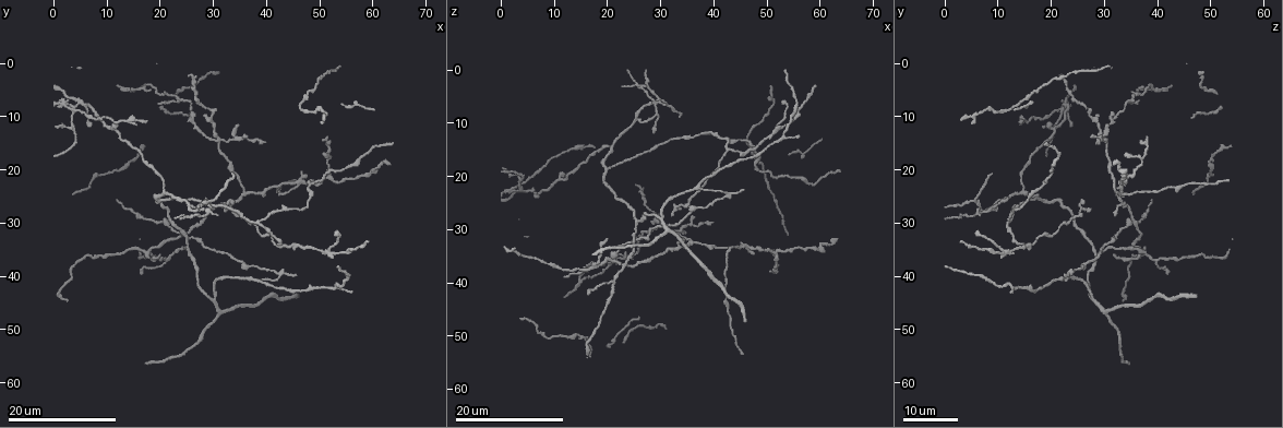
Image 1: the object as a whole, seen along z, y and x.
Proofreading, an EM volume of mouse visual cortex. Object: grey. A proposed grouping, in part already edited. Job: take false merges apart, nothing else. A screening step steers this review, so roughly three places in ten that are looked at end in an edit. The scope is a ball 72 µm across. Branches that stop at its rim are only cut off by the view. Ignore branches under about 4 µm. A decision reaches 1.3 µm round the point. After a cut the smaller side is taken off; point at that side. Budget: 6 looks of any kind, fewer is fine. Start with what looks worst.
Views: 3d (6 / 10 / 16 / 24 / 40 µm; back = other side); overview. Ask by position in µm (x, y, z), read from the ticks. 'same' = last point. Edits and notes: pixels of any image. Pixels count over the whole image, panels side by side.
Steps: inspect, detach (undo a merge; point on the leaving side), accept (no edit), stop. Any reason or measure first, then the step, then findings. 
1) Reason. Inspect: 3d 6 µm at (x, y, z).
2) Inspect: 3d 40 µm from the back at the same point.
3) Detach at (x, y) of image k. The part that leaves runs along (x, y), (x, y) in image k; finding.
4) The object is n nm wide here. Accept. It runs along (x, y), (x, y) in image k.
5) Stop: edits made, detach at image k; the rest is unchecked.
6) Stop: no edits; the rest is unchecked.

Four arms meet. Inspect: 3d 24 µm at (3.5, 8.5, 22.0).

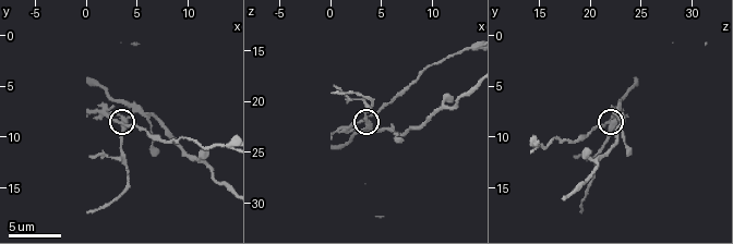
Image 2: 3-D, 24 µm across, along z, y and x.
Inspect: 3d 6 µm at (3.6, 8.8, 22.0).

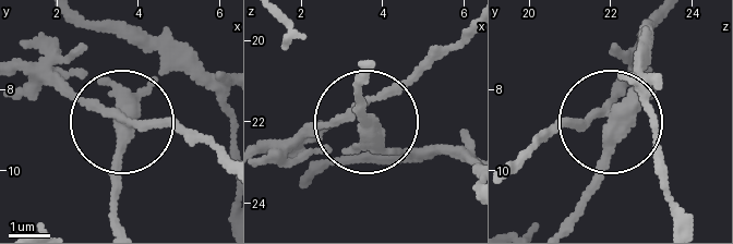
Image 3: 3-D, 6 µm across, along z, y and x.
The side arm is 12 µm long. Detach at (71, 94) of image 3. The part that leaves runs along (127, 102), (136, 119), (220, 147) in image 3; a second neuron is stuck on.

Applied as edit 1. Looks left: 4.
Small branch off a trunk. Inspect: 3d 24 µm at (21.0, 37.5, 40.0).

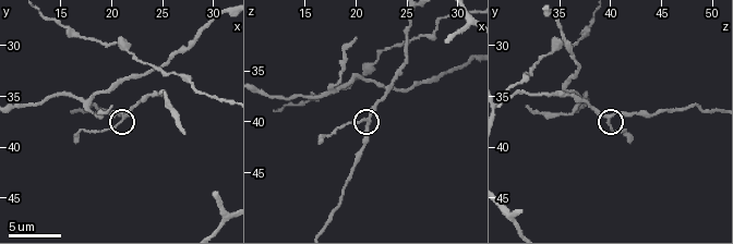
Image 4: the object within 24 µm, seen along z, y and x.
Inspect: 3d 6 µm at (21.0, 37.0, 39.8).

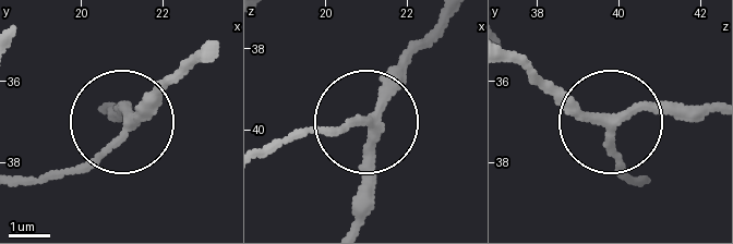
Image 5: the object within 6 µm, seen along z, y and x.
Accept. It runs along (451, 17), (374, 119), (291, 139) in image 5; continuous, no second neuron.

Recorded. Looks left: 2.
Inspect: 3d 6 µm at (23.0, 32.8, 36.4).

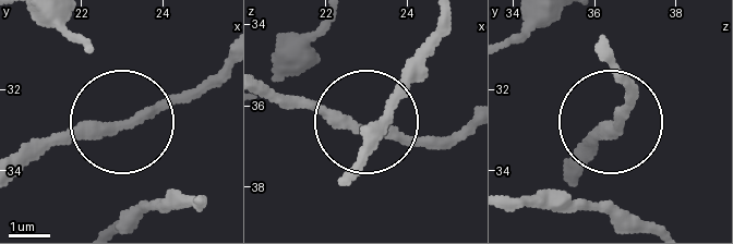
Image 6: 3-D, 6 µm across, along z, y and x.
Inspect: 3d 6 µm from the back at (22.90, 32.95, 36.60).

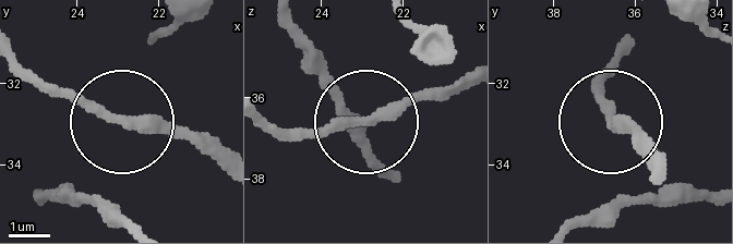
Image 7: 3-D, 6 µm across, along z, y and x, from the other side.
Accept. It runs along (38, 192), (94, 192), (132, 119), (212, 141) in image 7; all the same neuron.

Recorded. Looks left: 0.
Stop: edits made, detach at image 3; the rest is unchecked.

